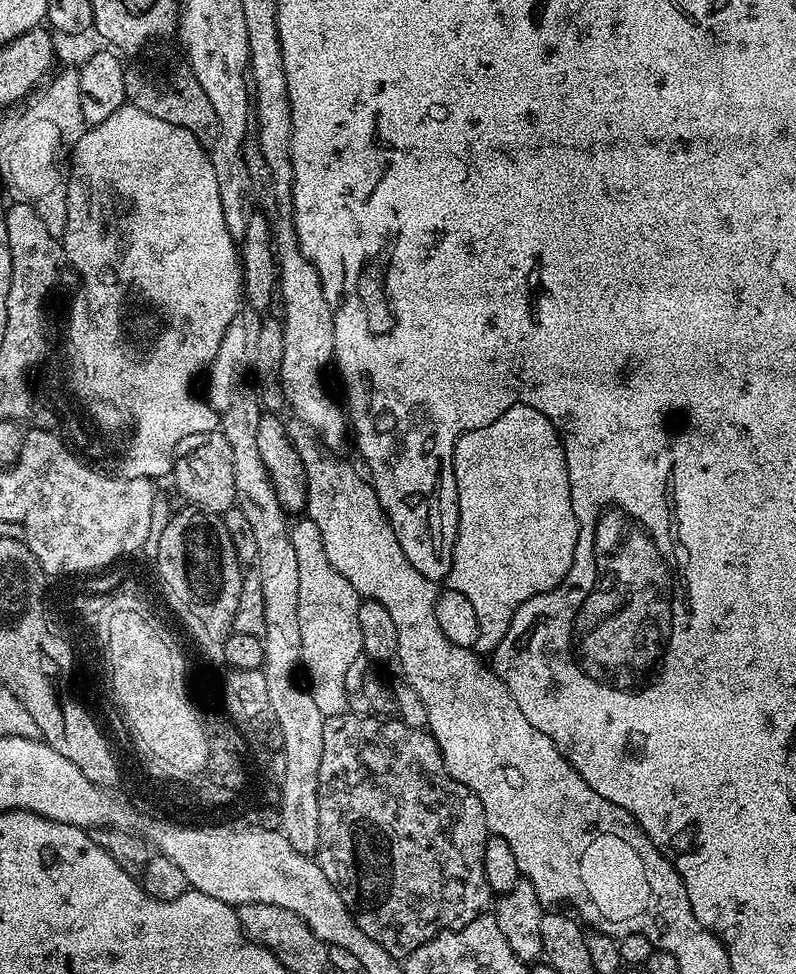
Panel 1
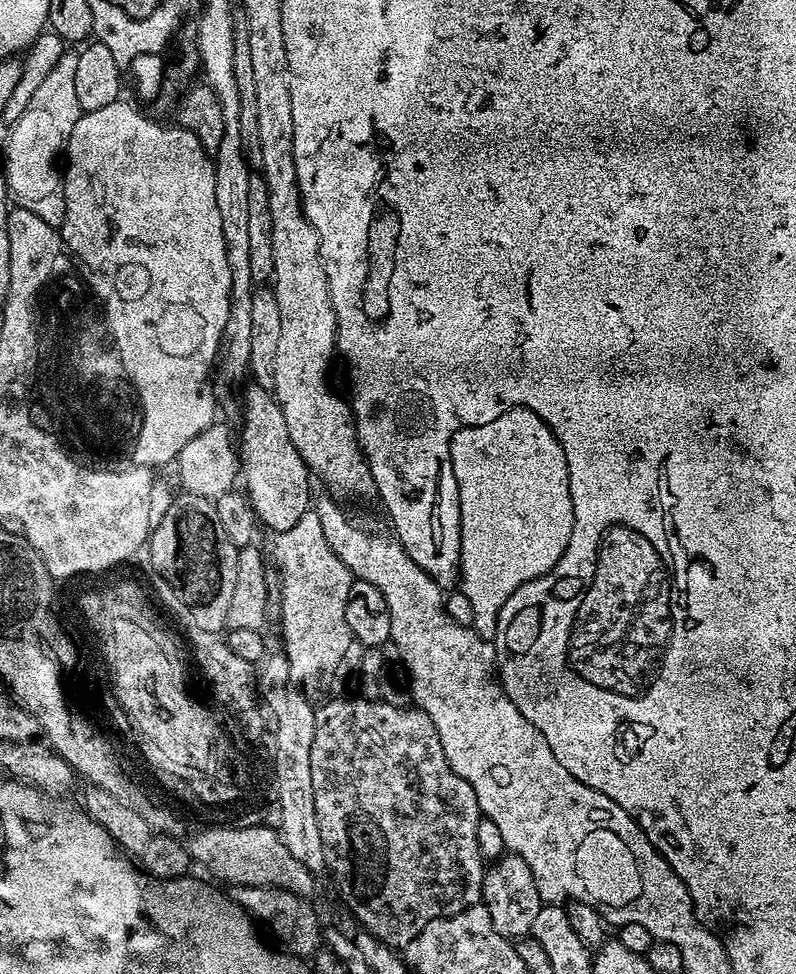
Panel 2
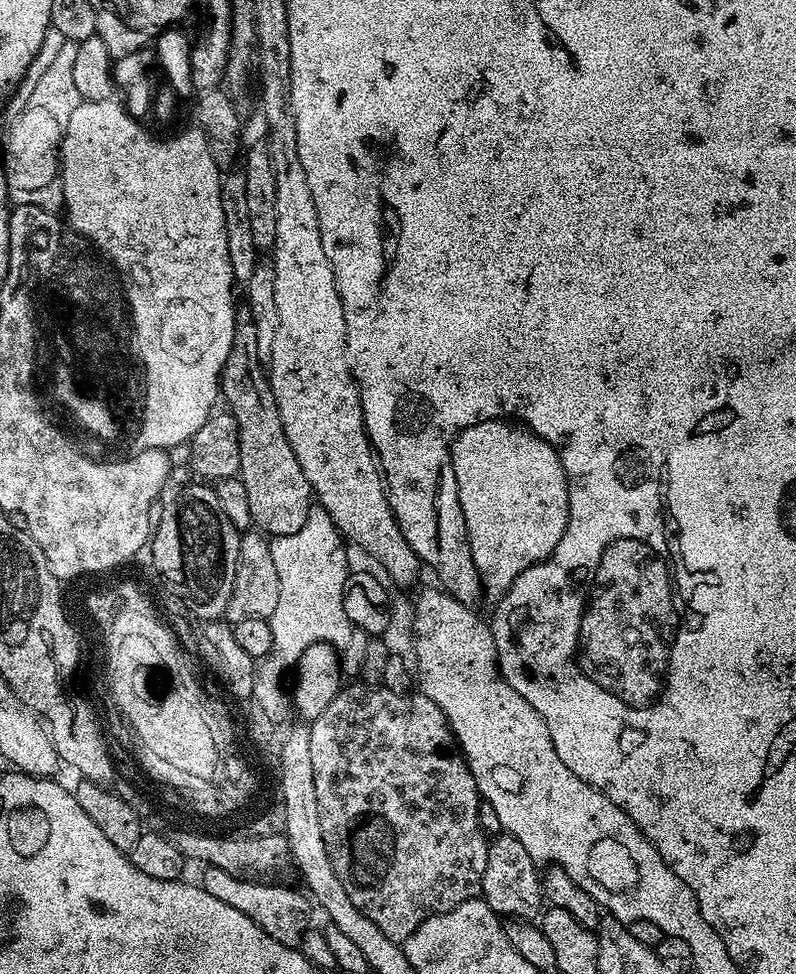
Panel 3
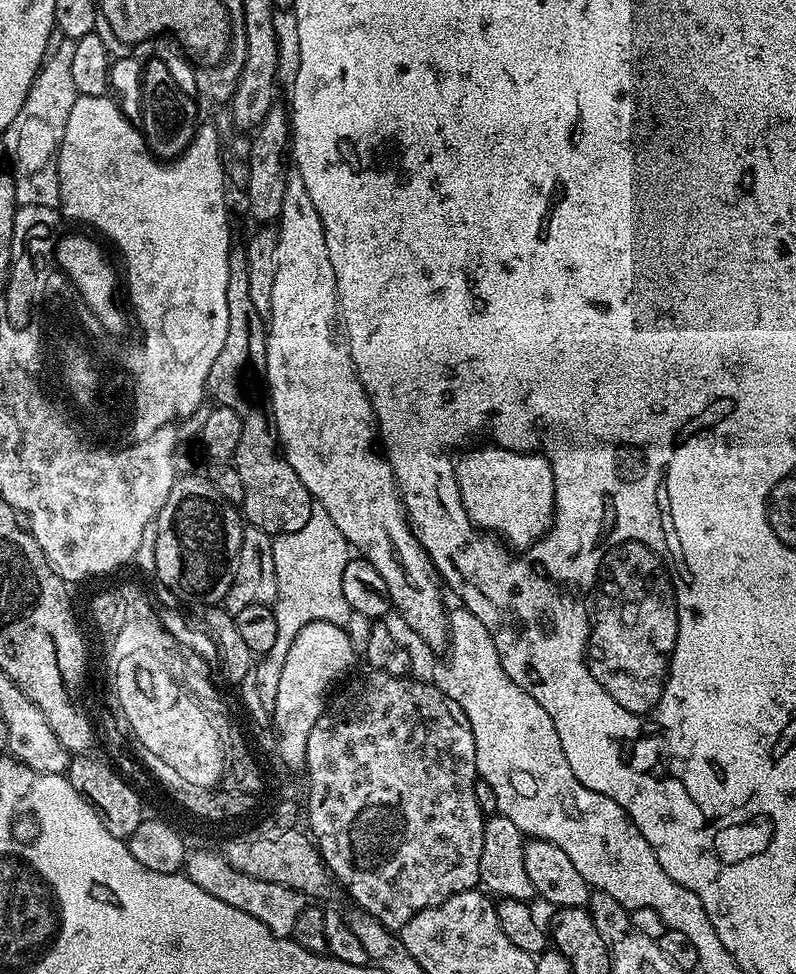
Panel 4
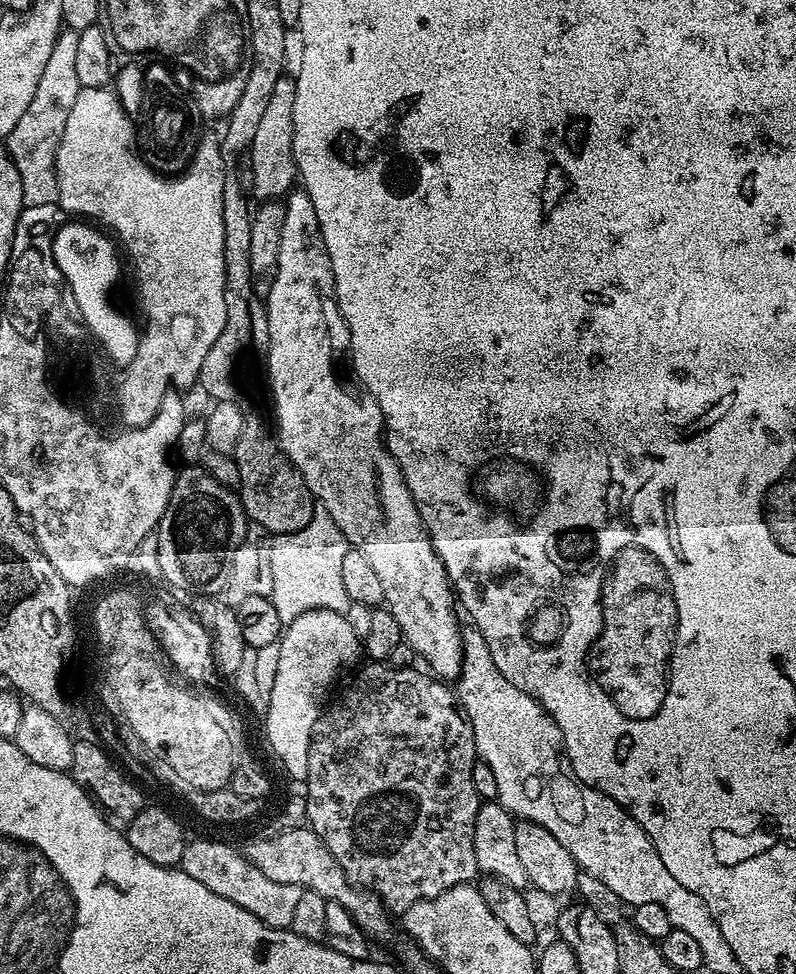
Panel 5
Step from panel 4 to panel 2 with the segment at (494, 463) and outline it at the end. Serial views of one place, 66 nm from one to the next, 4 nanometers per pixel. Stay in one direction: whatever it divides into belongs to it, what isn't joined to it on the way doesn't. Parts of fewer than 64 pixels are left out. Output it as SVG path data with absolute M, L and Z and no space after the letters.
M511 408L506 410L494 422L486 422L469 428L459 428L450 442L450 458L447 461L452 467L452 479L456 486L458 497L458 509L460 511L460 579L459 591L464 591L468 599L468 608L472 611L471 627L476 629L477 634L483 640L492 640L496 635L496 627L500 618L500 611L512 594L526 582L530 582L539 576L547 576L555 569L556 564L562 558L566 546L570 542L570 534L574 530L574 502L570 498L570 478L568 477L568 463L566 454L558 442L558 438L550 430L538 414L529 408Z

